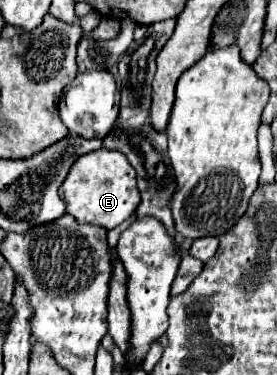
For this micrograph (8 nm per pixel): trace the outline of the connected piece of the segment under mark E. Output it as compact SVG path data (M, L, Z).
M97 149L75 161L67 179L61 187L61 197L67 205L67 213L73 215L79 223L99 225L103 229L113 229L125 219L129 219L139 205L137 191L137 173L127 161L127 157L119 151Z

